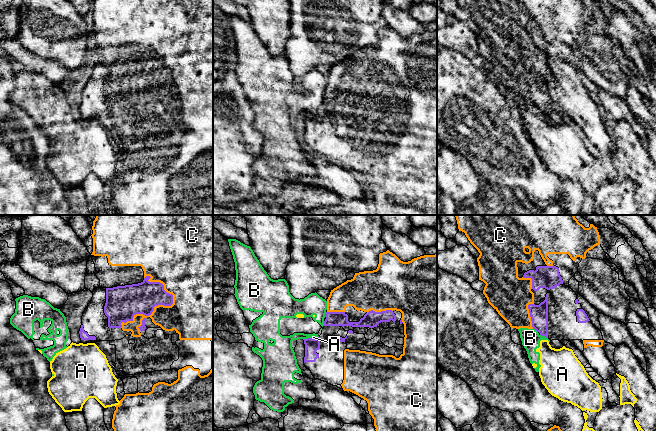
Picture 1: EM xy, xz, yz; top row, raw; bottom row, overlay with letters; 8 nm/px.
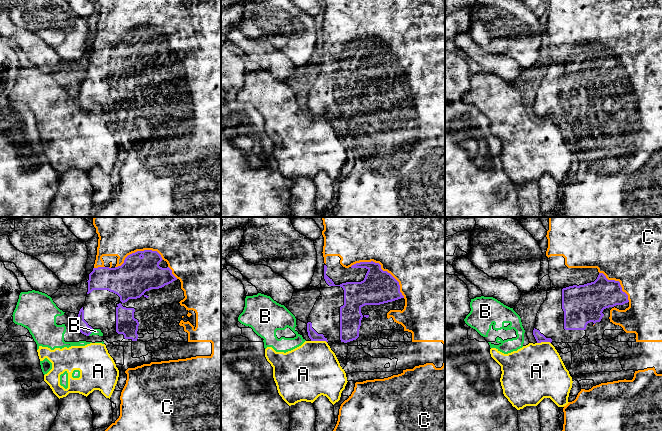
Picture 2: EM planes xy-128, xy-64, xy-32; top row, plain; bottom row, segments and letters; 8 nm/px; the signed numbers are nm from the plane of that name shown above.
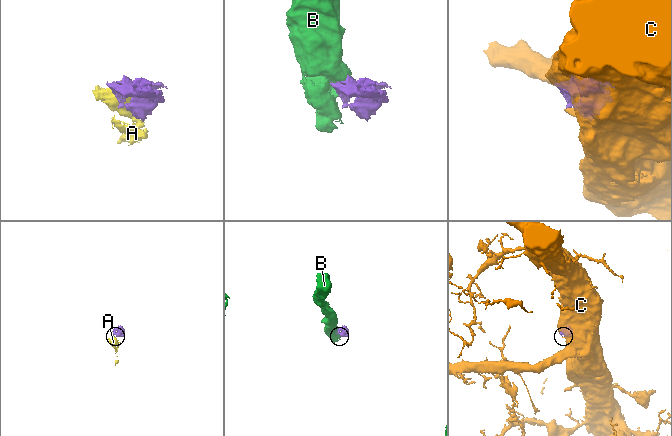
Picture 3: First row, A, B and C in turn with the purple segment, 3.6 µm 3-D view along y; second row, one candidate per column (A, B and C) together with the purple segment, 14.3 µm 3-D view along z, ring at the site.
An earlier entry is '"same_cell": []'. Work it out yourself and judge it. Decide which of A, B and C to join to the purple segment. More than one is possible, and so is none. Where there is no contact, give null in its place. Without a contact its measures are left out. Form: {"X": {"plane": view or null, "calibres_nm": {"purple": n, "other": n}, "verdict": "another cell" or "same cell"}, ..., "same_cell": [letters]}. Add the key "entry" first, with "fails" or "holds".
{"entry": "fails", "A": {"plane": "xz", "calibres_nm": {"purple": 110, "other": 20}, "verdict": "another cell"}, "B": {"plane": "xz", "calibres_nm": {"purple": 110, "other": 220}, "verdict": "another cell"}, "C": {"plane": "xy", "calibres_nm": {"purple": 280, "other": 240}, "verdict": "same cell"}, "same_cell": ["C"]}

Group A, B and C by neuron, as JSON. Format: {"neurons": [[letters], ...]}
{"neurons": [["A", "B"], ["C"]]}

